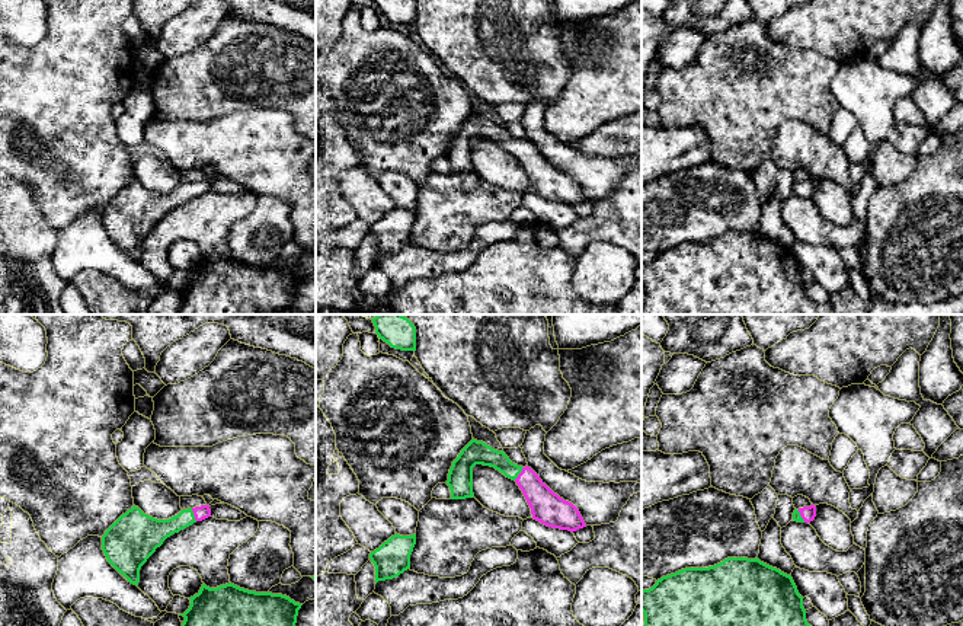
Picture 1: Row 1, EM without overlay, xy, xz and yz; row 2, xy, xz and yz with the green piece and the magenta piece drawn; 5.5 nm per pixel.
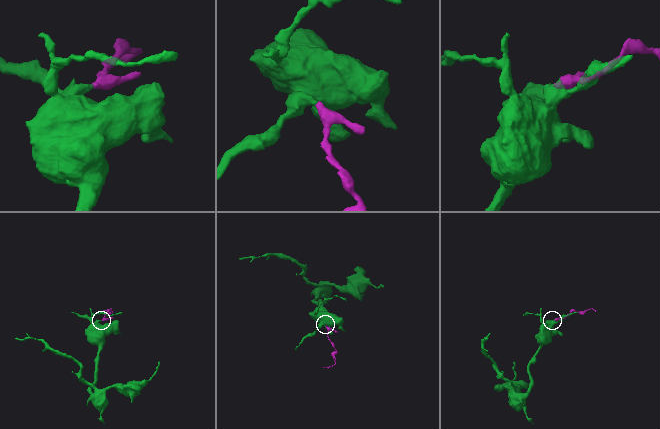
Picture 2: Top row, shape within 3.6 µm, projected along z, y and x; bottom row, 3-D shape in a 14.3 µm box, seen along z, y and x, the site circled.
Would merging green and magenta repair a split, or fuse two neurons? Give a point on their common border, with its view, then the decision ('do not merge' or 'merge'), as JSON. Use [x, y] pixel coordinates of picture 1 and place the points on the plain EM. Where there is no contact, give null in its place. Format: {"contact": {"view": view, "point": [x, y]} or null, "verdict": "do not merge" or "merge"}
{"contact": {"view": "xy", "point": [192, 188]}, "verdict": "merge"}

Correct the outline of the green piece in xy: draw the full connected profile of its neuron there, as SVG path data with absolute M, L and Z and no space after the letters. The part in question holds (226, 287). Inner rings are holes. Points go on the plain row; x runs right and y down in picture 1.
M231 256L217 262L202 258L189 274L189 282L179 288L185 291L179 314L285 314L303 280L282 268L249 265Z

